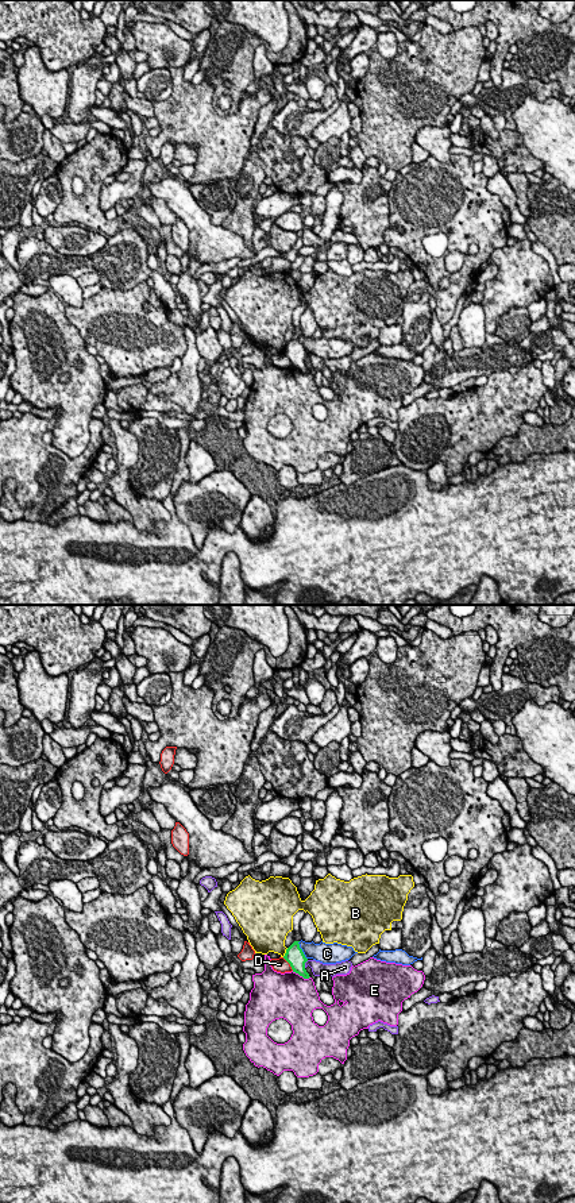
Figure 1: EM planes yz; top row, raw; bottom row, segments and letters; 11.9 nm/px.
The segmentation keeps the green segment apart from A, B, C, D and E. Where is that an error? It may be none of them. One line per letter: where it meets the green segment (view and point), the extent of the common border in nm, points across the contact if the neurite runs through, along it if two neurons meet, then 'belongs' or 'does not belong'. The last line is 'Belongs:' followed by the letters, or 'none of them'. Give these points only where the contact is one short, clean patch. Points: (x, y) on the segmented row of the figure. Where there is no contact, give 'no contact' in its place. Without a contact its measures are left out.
A: meets green in yz at (304, 964); contact 110 nm long; does not belong
B: meets green in yz at (286, 952); contact 130 nm long; border along yz (288, 948), (282, 956); does not belong
C: meets green in yz at (301, 951); contact 240 nm long; border along yz (298, 941), (307, 959); does not belong
D: meets green in yz at (289, 963); contact 200 nm long; does not belong
E: meets green in yz at (301, 975); contact 240 nm long; does not belong
Belongs: none of them

